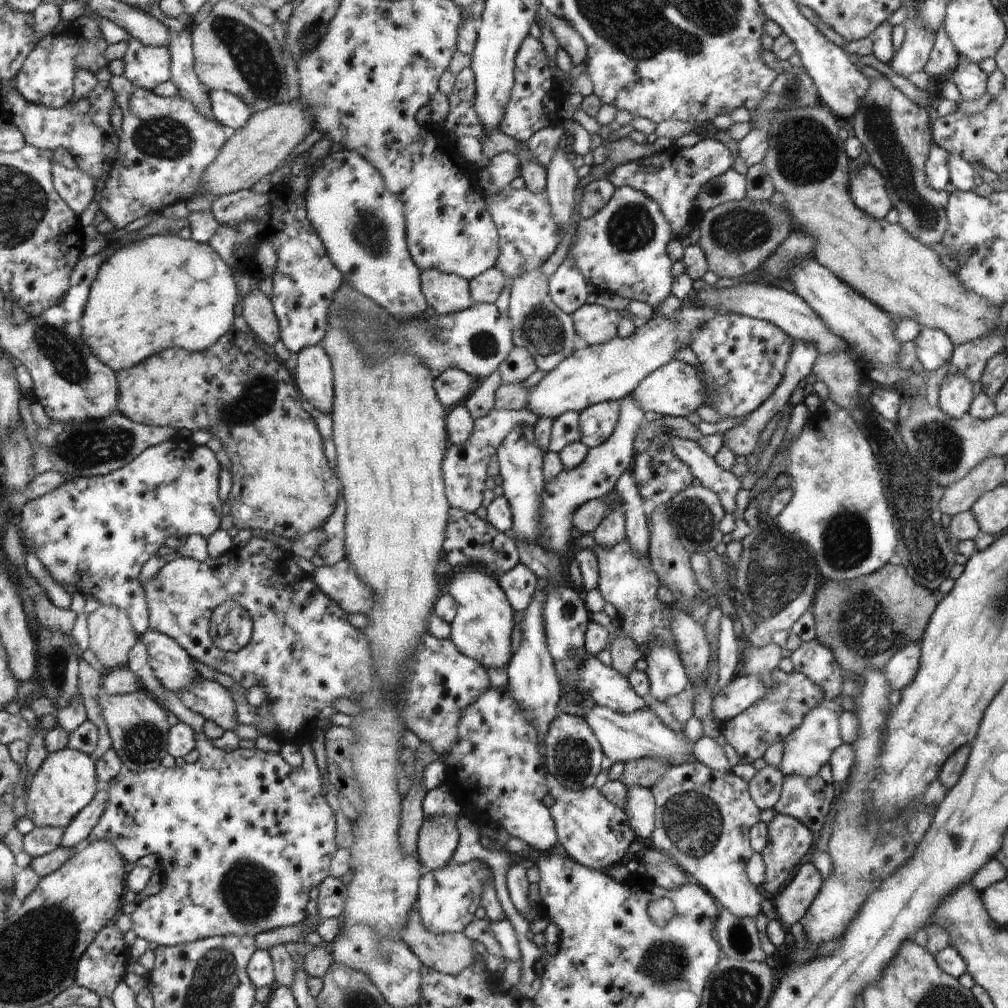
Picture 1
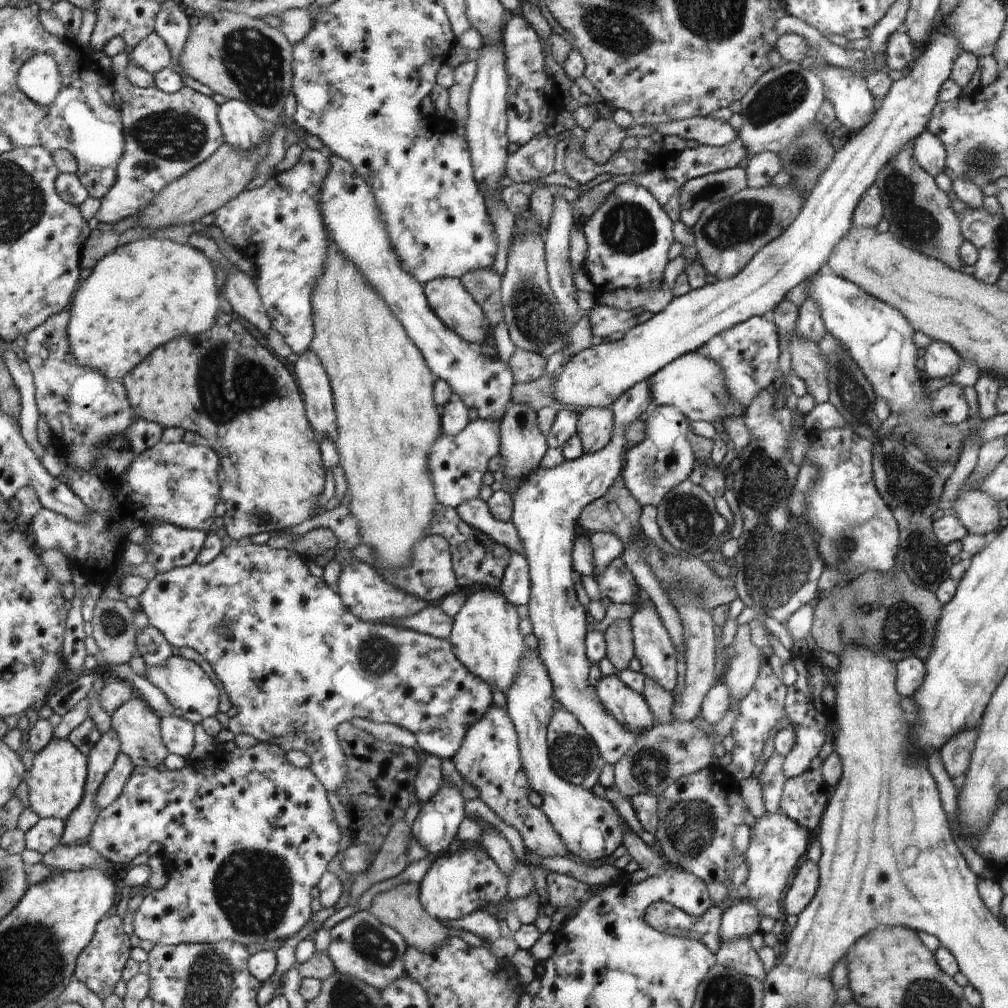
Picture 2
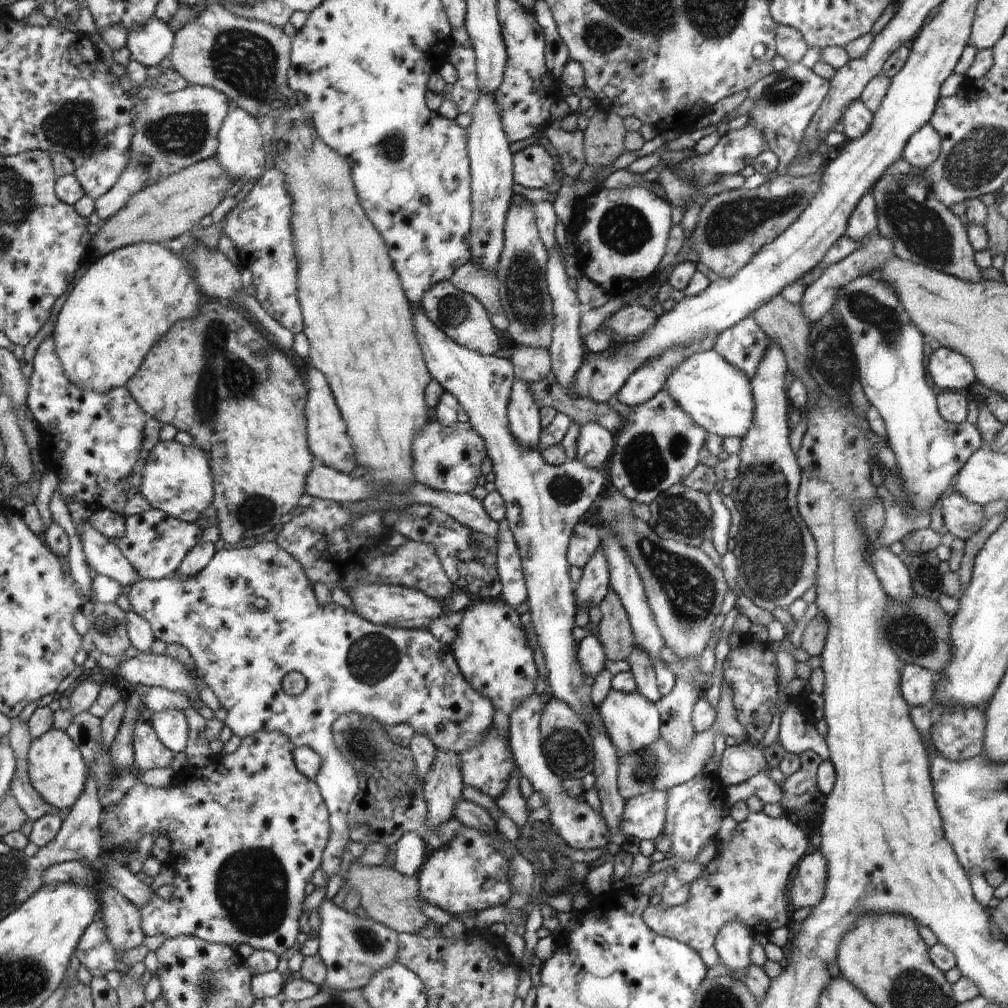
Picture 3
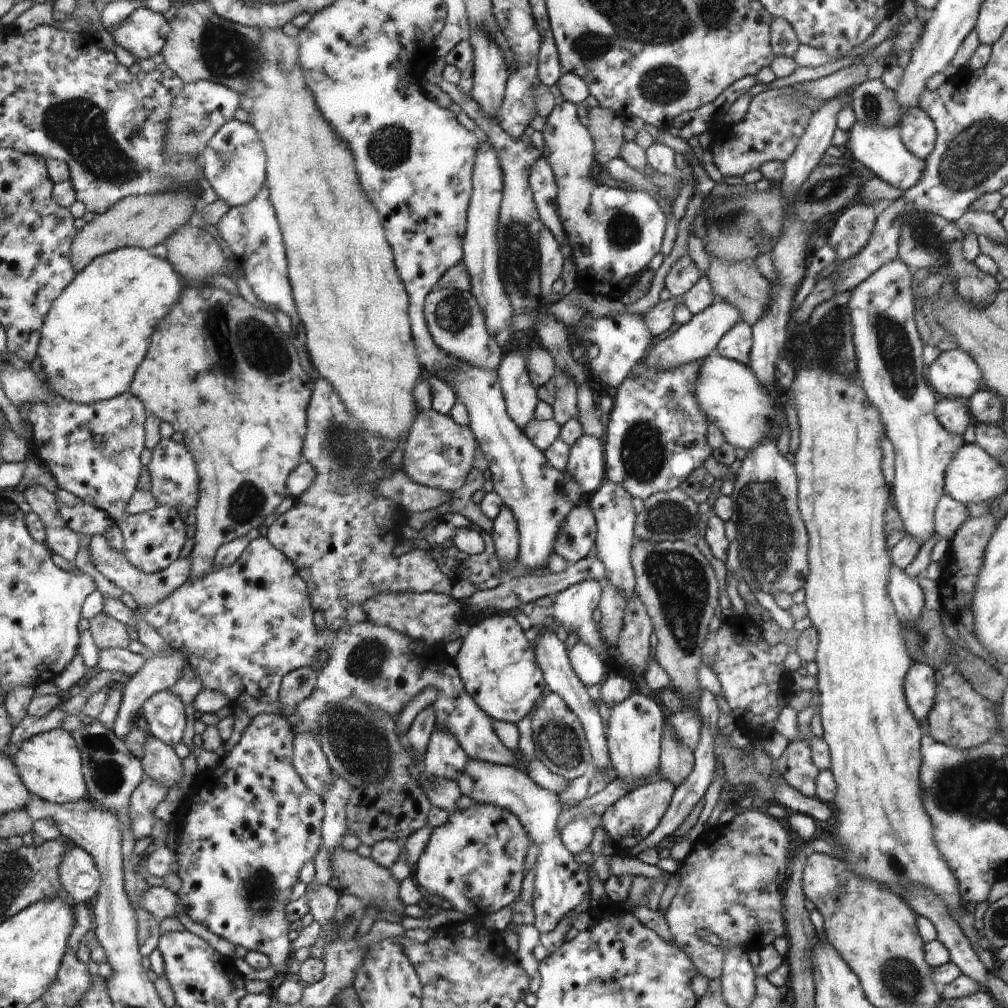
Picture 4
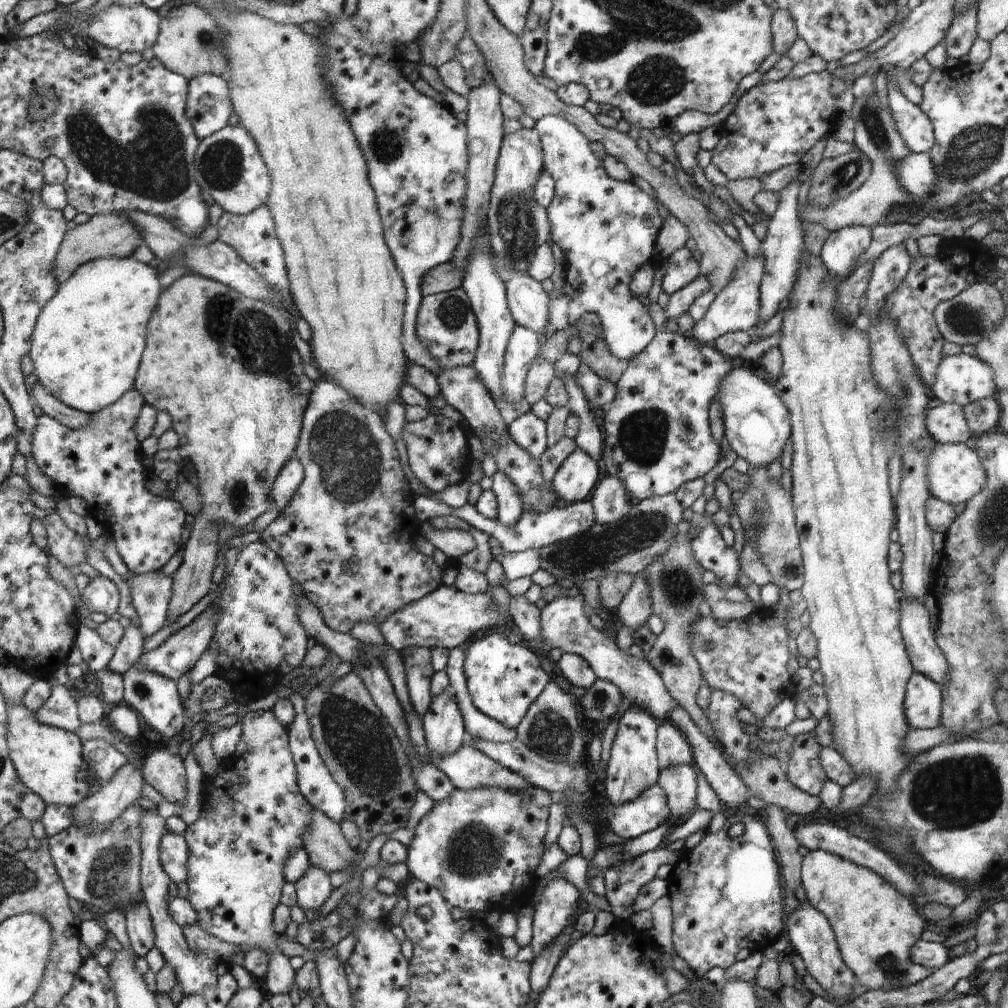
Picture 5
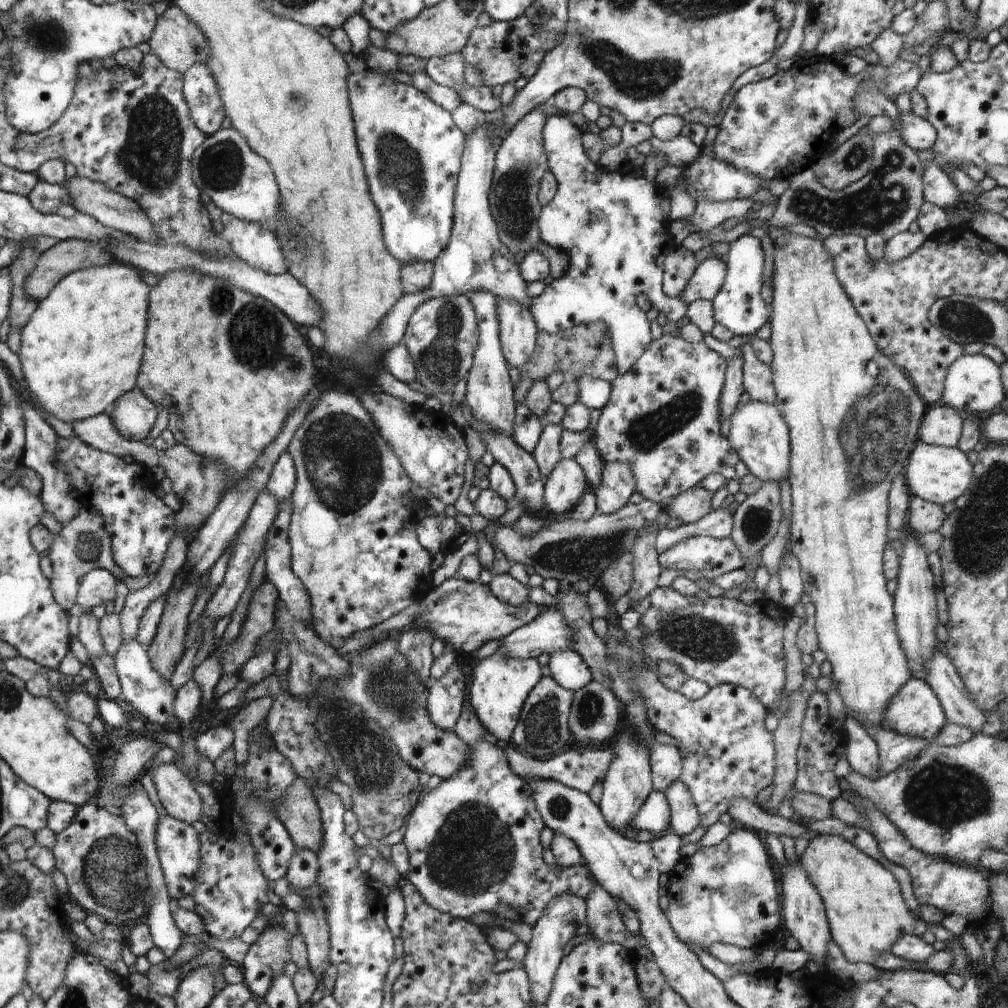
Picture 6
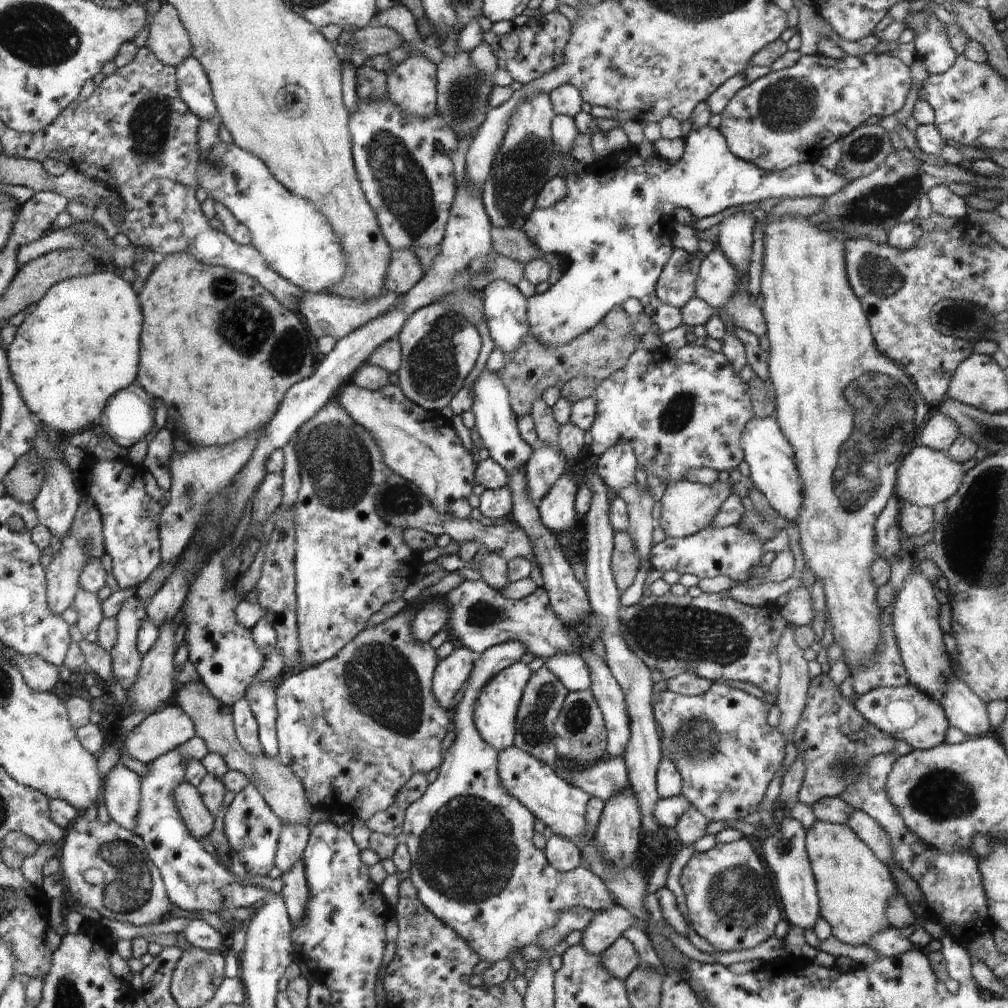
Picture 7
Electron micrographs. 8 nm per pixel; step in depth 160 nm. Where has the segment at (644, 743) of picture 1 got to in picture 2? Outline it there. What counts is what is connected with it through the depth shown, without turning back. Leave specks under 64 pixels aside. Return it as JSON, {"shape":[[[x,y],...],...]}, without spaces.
{"shape":[[[650,379],[636,383],[634,387],[628,390],[624,395],[620,395],[610,409],[614,412],[614,436],[611,442],[603,448],[602,451],[595,453],[584,453],[579,459],[564,461],[554,468],[547,469],[540,466],[536,467],[527,478],[522,480],[515,491],[510,492],[512,495],[513,511],[511,514],[512,524],[520,537],[522,546],[525,550],[528,564],[530,564],[531,575],[531,602],[528,603],[529,618],[532,622],[532,630],[538,638],[538,653],[545,664],[555,691],[555,700],[560,701],[564,709],[576,716],[579,724],[583,725],[586,731],[594,738],[599,747],[599,755],[604,757],[604,763],[616,764],[628,751],[638,742],[642,733],[634,733],[618,722],[611,713],[600,704],[599,695],[597,695],[594,686],[588,680],[590,672],[590,662],[586,660],[584,654],[584,636],[586,634],[586,612],[582,604],[576,598],[574,592],[574,580],[572,580],[572,559],[570,556],[574,538],[576,538],[576,522],[583,512],[583,508],[588,504],[594,503],[596,499],[607,494],[612,482],[616,482],[618,474],[622,470],[622,456],[624,456],[624,446],[626,446],[627,428],[642,414],[648,412],[652,407],[651,382]]]}

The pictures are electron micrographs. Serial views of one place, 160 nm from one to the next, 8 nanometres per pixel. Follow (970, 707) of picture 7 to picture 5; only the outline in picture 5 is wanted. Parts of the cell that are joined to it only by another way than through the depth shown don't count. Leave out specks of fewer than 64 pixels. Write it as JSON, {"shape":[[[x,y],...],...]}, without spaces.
{"shape":[[[905,598],[902,605],[903,620],[900,629],[906,642],[912,665],[916,672],[934,680],[940,688],[951,676],[947,658],[935,641],[930,612],[922,601],[910,601]]]}

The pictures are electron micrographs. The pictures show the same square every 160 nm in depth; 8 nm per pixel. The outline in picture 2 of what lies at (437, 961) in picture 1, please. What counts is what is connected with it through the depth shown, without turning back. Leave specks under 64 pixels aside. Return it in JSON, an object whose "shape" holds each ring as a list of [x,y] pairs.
{"shape":[[[402,882],[389,890],[377,894],[368,912],[382,924],[388,925],[402,935],[408,947],[420,949],[420,952],[434,951],[443,946],[448,938],[447,926],[427,913],[419,899],[419,883]]]}

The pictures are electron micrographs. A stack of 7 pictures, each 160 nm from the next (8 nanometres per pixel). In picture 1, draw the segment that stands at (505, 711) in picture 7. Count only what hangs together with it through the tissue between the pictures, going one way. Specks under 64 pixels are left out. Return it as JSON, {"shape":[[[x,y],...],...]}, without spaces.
{"shape":[[[466,566],[454,570],[447,578],[446,592],[458,603],[454,620],[451,622],[450,639],[464,655],[477,660],[484,668],[504,668],[512,658],[512,630],[514,610],[507,599],[507,593],[498,586],[492,574],[477,566]]]}

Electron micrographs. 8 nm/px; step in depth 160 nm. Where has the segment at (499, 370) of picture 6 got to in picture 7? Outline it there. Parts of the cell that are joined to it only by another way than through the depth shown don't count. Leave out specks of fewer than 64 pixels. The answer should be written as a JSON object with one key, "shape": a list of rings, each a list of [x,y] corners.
{"shape":[[[485,369],[471,387],[475,428],[480,433],[483,447],[490,453],[490,459],[502,466],[507,474],[525,468],[534,454],[534,448],[528,445],[519,433],[518,418],[511,408],[511,394],[508,393],[503,378],[499,373]]]}

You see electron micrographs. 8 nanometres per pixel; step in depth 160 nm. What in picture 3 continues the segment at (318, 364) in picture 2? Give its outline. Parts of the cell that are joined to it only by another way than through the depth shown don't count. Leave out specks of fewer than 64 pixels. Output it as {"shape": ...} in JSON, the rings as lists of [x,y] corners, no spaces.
{"shape":[[[304,363],[303,366],[305,367],[305,375],[308,375],[308,388],[311,388],[306,408],[309,448],[316,458],[322,461],[322,465],[349,475],[357,466],[355,445],[347,433],[347,423],[342,420],[343,415],[340,414],[338,402],[331,391],[330,382],[318,369],[307,363]]]}

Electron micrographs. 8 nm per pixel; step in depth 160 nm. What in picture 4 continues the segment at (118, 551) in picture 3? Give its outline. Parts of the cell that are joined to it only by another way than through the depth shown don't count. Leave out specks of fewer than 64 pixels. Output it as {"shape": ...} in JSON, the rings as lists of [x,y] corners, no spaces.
{"shape":[[[96,535],[92,538],[91,554],[93,556],[94,564],[106,578],[114,582],[116,586],[122,588],[125,592],[129,592],[133,595],[133,598],[137,602],[139,607],[152,608],[157,604],[160,604],[170,593],[174,592],[177,588],[180,588],[189,579],[189,570],[191,565],[191,556],[187,558],[180,558],[176,560],[170,567],[164,568],[163,571],[149,573],[145,570],[140,570],[137,566],[134,566],[129,558],[125,555],[124,551],[116,552],[112,550],[108,538],[104,535]]]}

